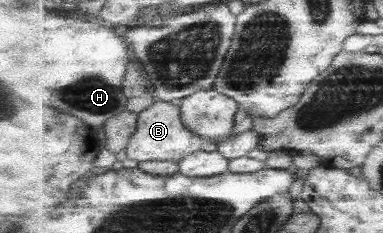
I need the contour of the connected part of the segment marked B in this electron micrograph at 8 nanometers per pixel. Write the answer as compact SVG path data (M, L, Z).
M154 101L147 109L138 113L138 124L125 148L128 164L152 161L180 162L193 152L204 148L206 141L198 133L186 128L181 117L180 106L170 102Z

